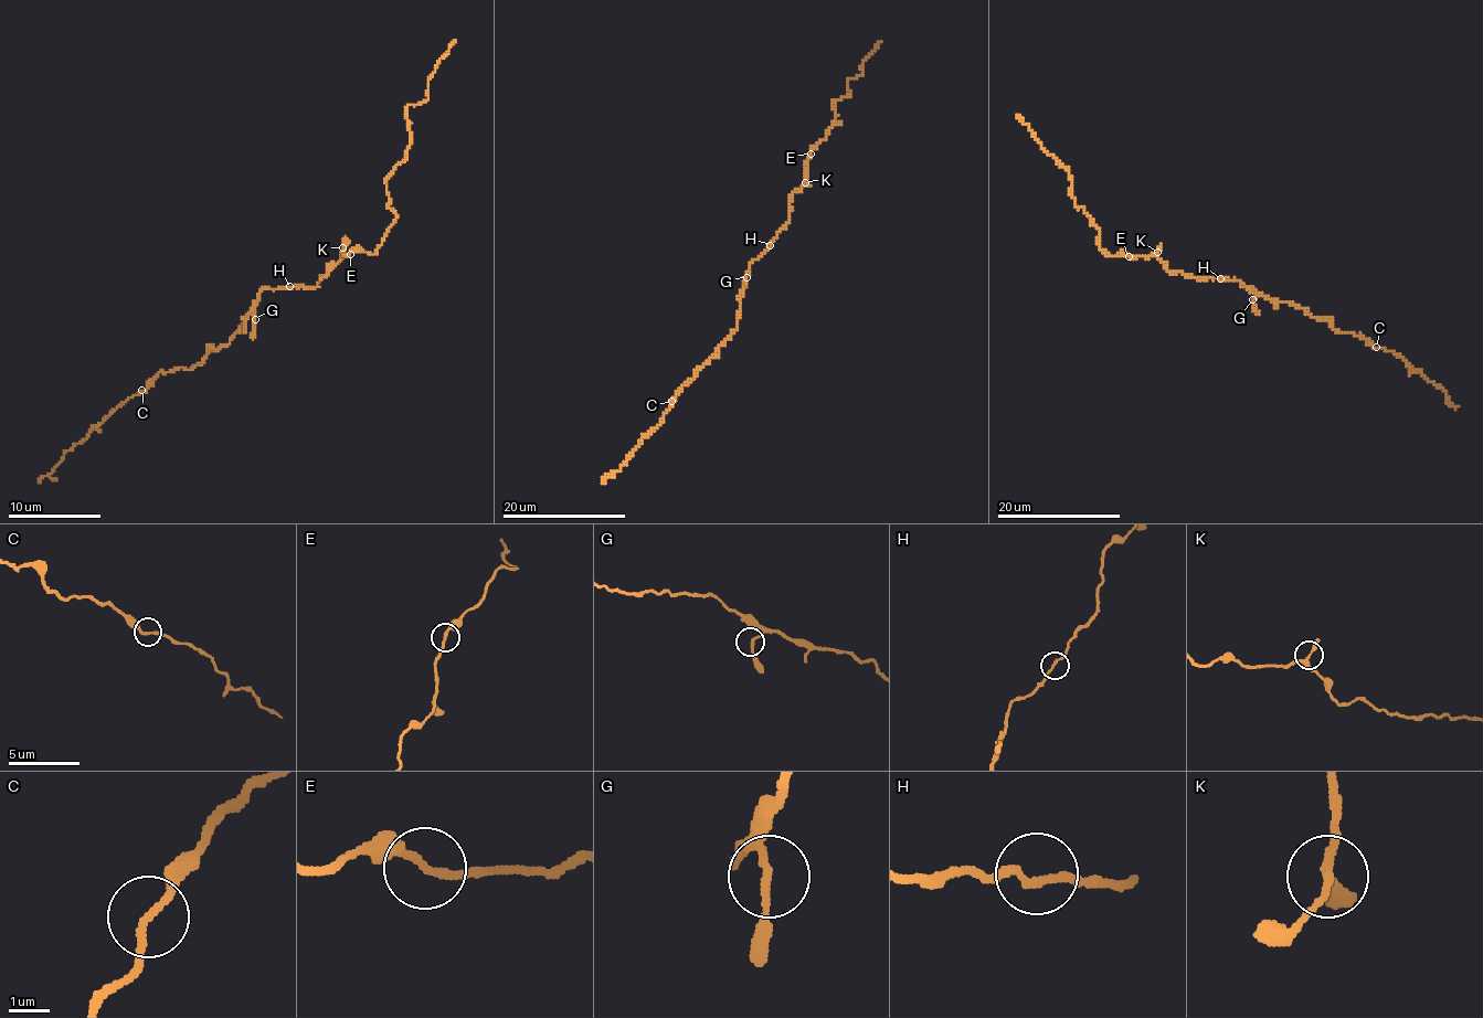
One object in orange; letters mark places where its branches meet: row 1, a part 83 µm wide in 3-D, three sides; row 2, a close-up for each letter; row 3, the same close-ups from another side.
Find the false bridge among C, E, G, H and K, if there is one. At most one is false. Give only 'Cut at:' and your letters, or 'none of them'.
Cut at: E

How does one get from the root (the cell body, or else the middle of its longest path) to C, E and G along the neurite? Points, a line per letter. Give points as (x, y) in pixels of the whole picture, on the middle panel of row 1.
C: (770, 243), (750, 265), (741, 294), (737, 329), (671, 401)
E: (770, 243), (788, 220), (792, 195), (805, 183), (805, 162), (809, 152)
G: (770, 243), (752, 262), (747, 277)

